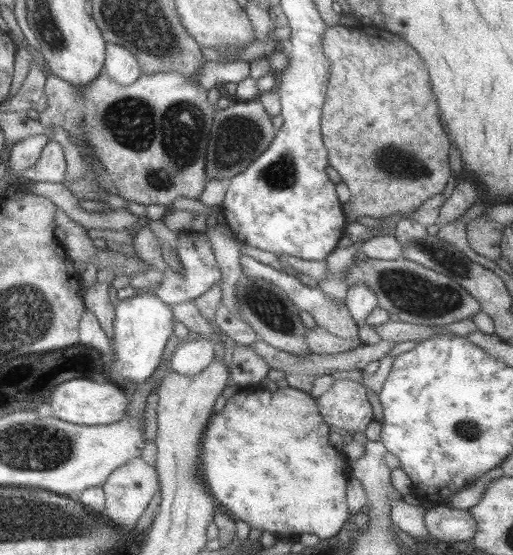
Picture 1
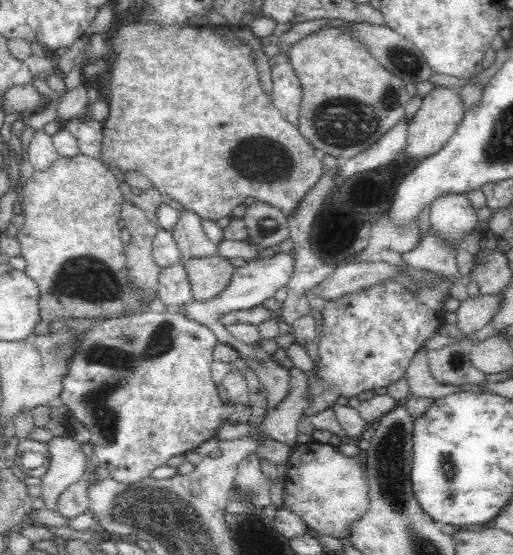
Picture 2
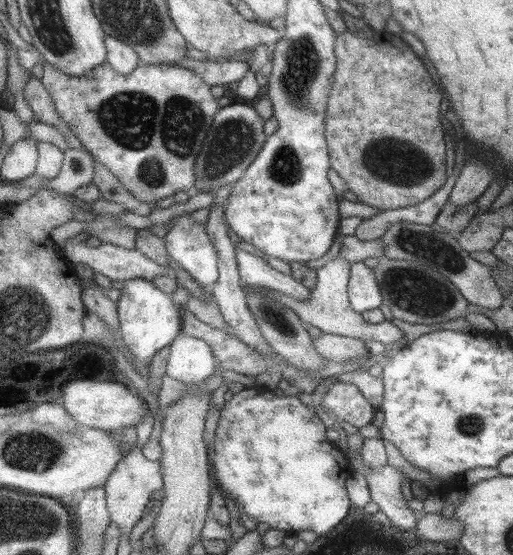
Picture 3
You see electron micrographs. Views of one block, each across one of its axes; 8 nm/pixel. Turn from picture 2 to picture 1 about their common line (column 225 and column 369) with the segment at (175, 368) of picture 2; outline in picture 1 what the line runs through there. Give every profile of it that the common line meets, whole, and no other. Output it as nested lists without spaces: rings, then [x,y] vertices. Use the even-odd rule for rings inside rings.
[[[334,380],[322,395],[317,397],[317,408],[326,425],[331,429],[343,428],[347,433],[366,432],[375,419],[365,396],[363,385],[349,380]]]

